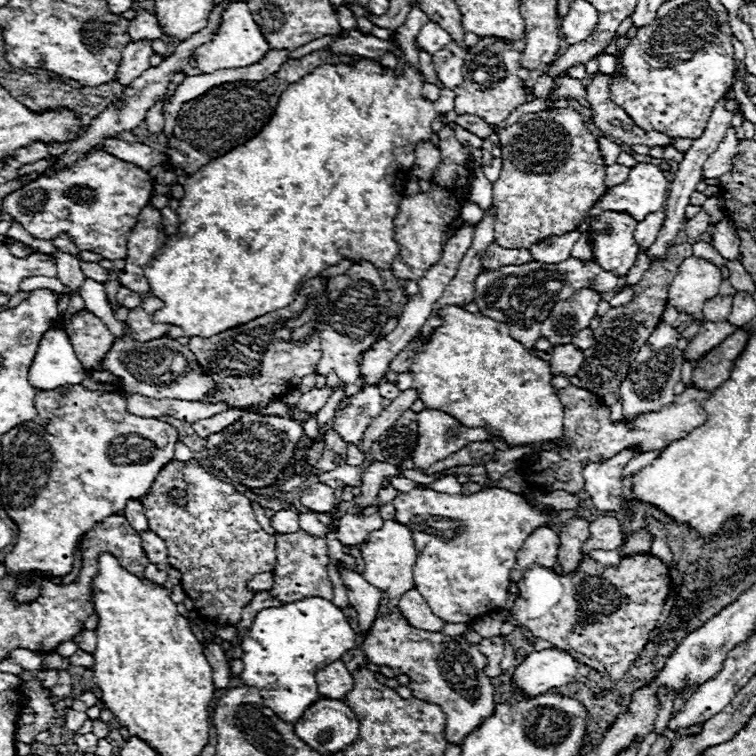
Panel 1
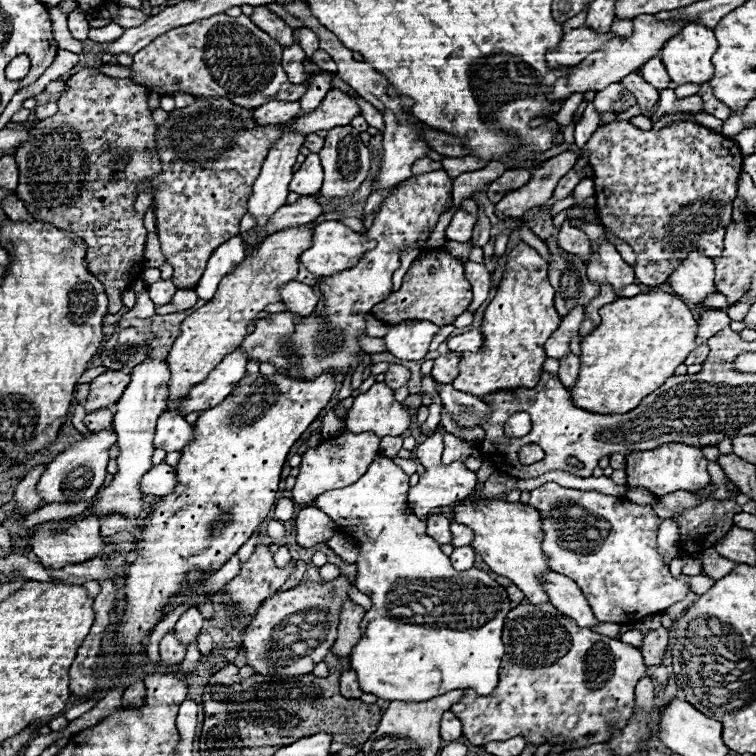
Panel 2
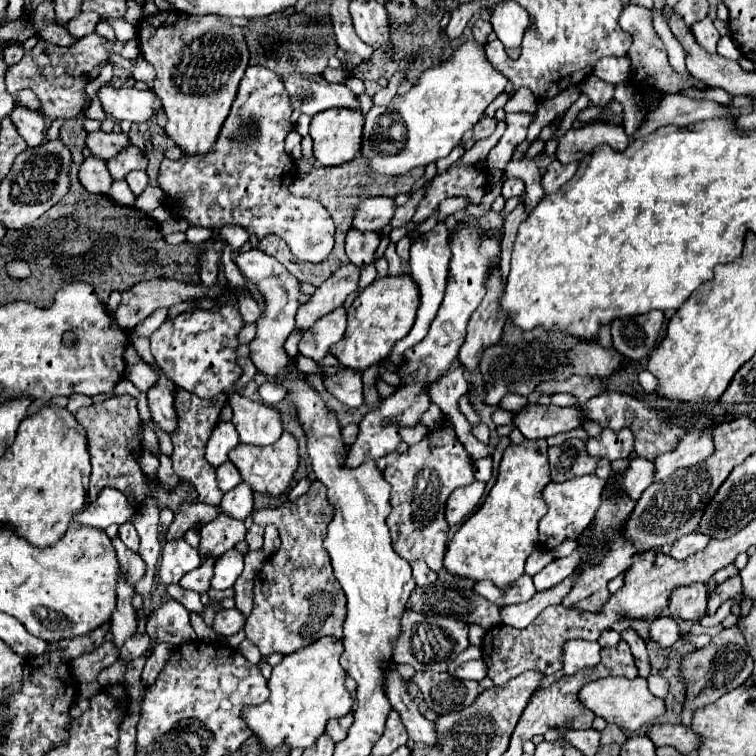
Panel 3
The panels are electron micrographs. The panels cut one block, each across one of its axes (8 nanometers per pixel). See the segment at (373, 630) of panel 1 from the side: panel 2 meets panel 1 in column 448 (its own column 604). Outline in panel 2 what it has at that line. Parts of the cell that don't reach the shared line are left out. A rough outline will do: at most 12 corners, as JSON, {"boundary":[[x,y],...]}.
{"boundary":[[552,604],[504,620],[500,682],[452,712],[474,746],[586,748],[626,726],[638,648]]}

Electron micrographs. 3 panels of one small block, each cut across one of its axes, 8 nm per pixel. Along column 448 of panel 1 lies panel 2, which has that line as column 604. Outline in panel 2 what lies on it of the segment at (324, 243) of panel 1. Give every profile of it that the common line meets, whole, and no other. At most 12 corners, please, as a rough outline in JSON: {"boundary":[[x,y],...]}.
{"boundary":[[614,83],[596,93],[593,100],[598,112],[610,112],[624,89]]}

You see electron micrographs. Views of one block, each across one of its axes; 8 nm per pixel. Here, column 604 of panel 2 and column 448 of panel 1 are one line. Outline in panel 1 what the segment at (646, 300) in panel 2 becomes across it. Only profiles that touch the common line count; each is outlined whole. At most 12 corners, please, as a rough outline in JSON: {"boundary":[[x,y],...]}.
{"boundary":[[460,306],[408,368],[426,408],[558,440],[550,364]]}

